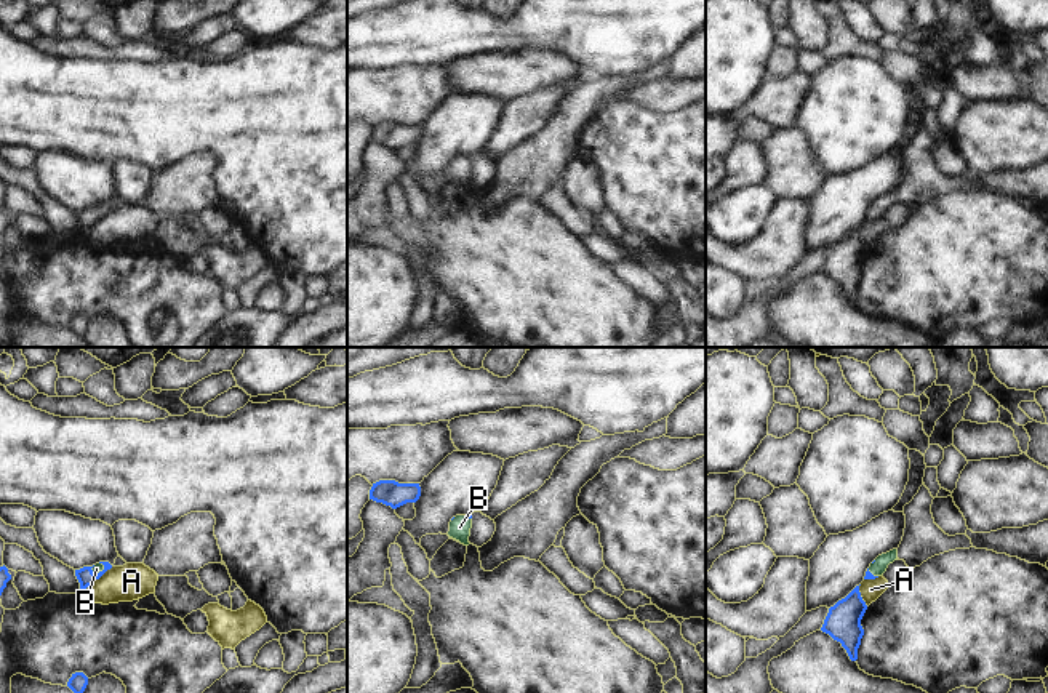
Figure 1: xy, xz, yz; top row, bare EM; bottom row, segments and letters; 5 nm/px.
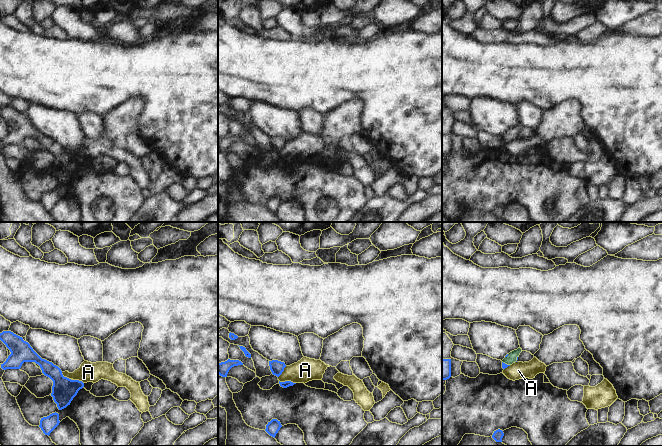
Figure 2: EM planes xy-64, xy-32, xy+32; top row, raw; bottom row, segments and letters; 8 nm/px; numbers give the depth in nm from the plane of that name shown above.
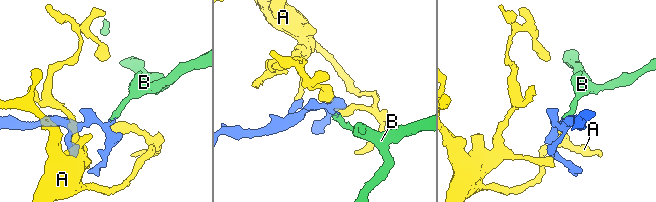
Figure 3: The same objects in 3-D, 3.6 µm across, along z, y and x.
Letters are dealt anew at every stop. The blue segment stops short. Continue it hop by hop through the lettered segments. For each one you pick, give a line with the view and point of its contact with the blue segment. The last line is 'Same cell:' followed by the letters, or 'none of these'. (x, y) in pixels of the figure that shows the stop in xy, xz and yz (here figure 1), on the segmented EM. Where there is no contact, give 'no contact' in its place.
B: xy (100, 572)
Same cell: B

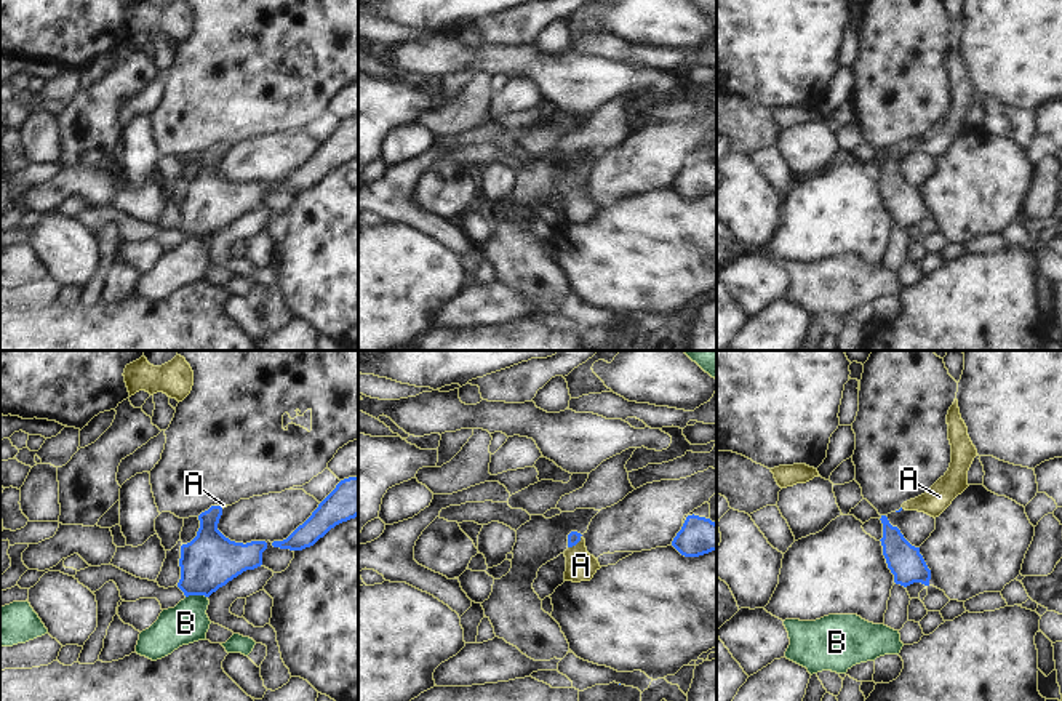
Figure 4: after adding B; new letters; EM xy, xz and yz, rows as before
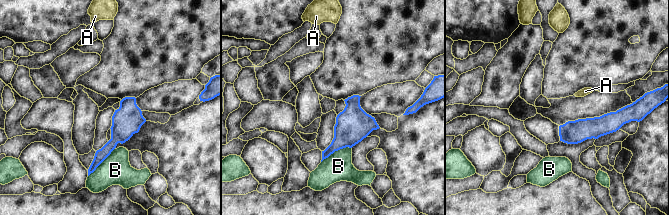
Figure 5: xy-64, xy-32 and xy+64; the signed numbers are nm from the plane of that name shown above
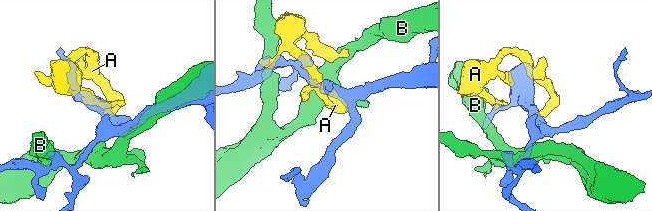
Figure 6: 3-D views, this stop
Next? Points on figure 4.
A: xz (576, 543)
Same cell: A

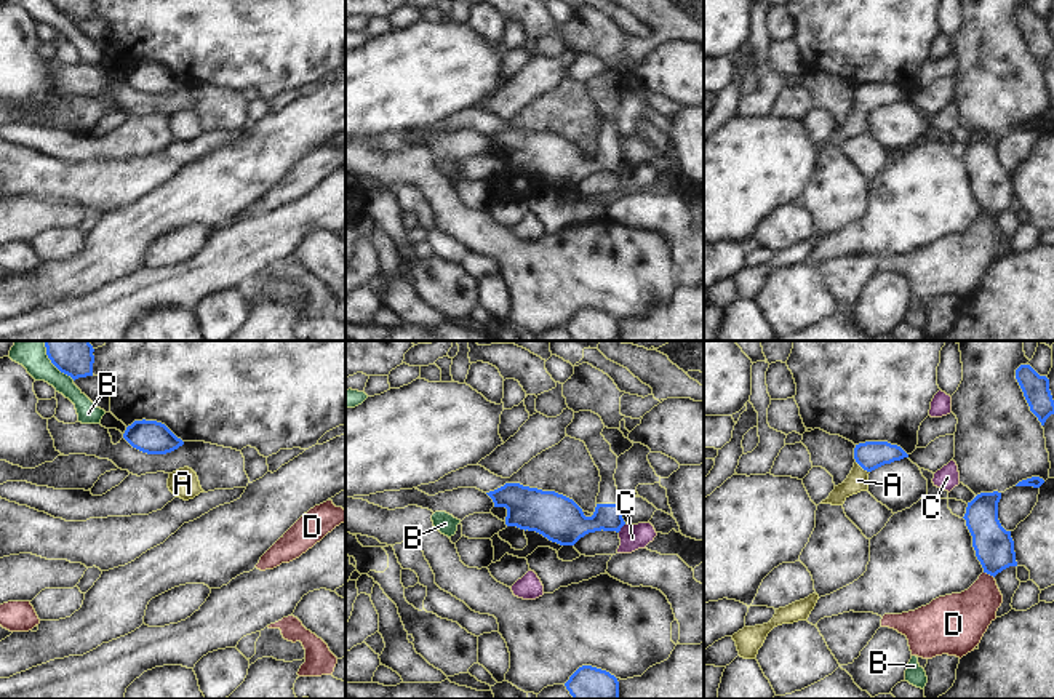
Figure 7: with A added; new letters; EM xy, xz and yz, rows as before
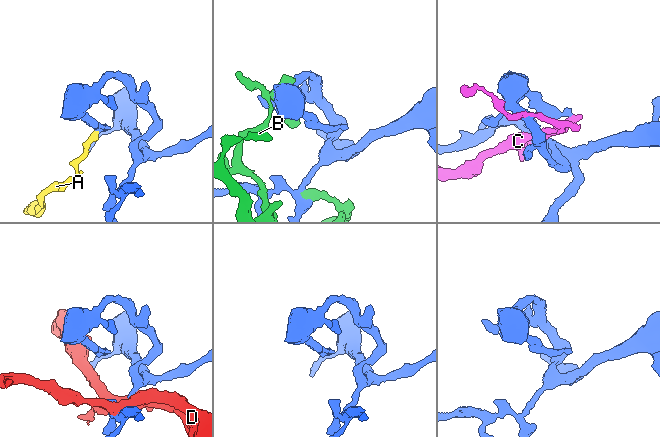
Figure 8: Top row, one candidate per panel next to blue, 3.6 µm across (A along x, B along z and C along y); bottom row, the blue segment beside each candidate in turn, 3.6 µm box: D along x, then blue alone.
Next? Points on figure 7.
A: yz (862, 467)
Same cell: A

